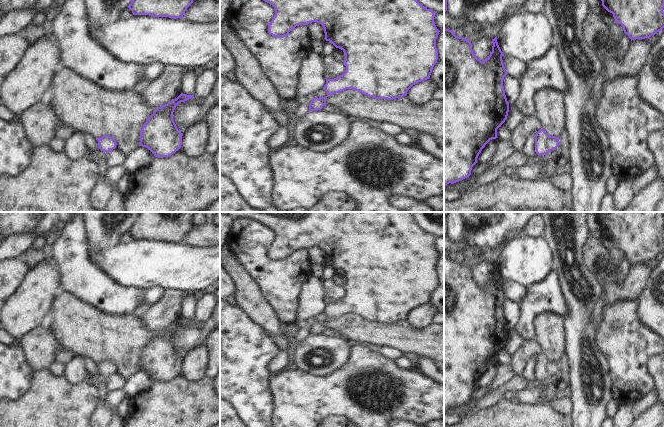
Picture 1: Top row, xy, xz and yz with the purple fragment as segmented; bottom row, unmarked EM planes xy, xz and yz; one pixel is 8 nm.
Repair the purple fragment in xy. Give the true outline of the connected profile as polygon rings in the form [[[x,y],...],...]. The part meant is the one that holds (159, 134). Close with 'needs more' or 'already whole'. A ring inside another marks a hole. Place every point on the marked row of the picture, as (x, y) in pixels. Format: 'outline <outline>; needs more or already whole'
outline [[[181,93],[176,99],[158,107],[142,127],[139,146],[148,148],[155,157],[169,157],[178,151],[183,133],[173,120],[173,112],[179,103],[193,97]]]; already whole

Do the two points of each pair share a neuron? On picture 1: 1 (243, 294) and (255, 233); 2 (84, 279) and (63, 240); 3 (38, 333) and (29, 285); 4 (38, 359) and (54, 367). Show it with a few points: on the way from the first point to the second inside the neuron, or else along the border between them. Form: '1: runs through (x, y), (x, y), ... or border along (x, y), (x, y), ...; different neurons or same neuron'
1: border along (234, 253), (238, 262), (257, 284), (261, 292); different neurons
2: runs through (76, 269), (69, 250); same neuron
3: border along (37, 325), (19, 338); different neurons
4: border along (54, 359), (47, 368); different neurons

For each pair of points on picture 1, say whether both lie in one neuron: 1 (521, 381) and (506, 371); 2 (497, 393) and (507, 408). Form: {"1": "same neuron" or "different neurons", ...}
{"1": "different neurons", "2": "different neurons"}

